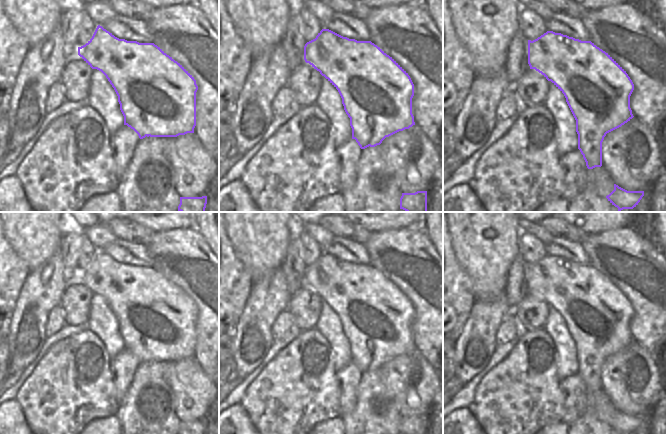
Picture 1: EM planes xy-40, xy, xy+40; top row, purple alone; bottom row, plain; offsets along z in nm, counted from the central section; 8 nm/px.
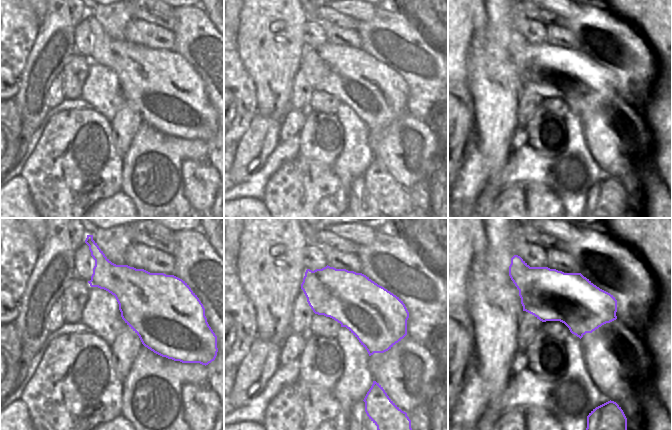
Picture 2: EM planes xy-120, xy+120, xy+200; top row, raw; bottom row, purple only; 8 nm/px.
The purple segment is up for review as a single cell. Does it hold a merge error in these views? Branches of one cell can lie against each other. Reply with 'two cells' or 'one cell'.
two cells

